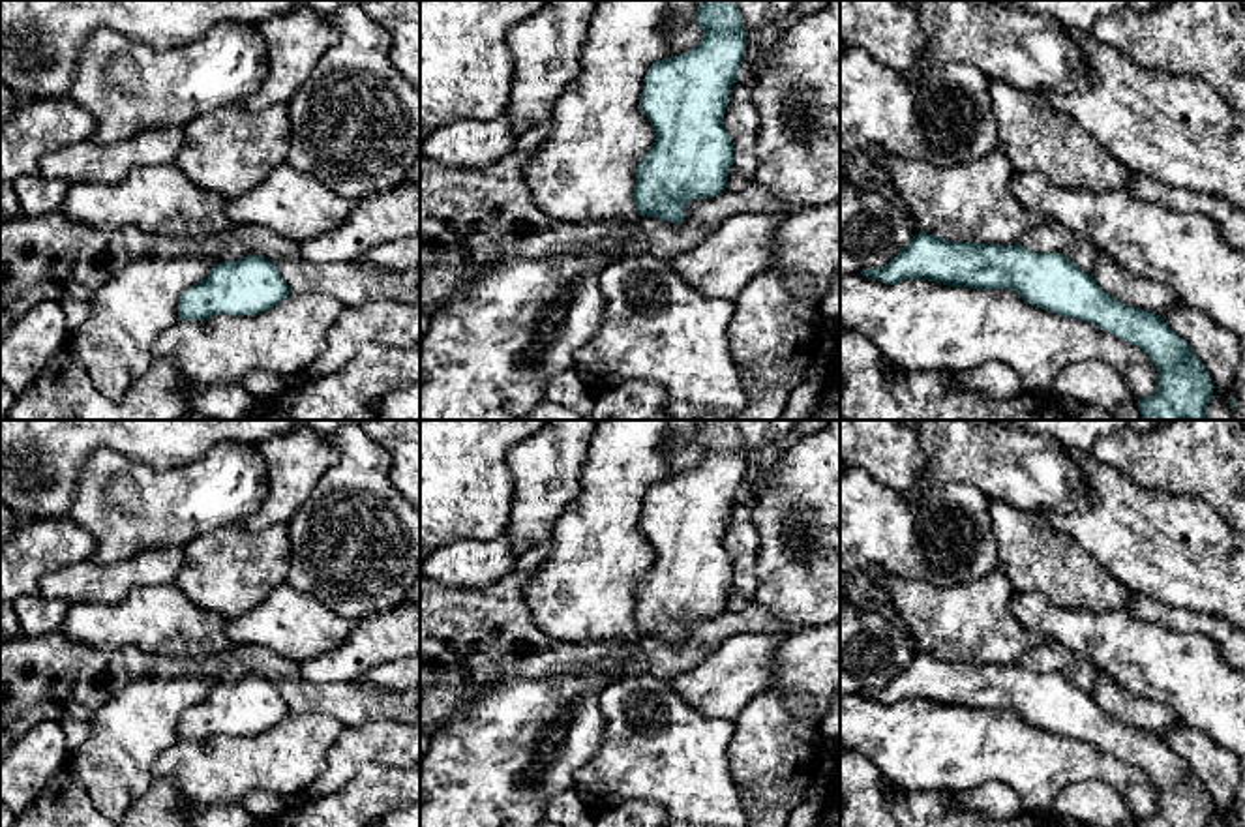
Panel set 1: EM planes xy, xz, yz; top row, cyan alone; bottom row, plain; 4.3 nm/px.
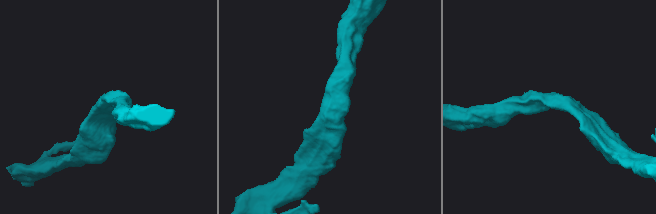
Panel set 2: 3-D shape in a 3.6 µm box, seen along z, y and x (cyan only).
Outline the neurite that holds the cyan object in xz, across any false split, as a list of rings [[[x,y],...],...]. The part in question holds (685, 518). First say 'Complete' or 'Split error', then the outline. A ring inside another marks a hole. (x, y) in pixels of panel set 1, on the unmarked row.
Complete. [[[701,420],[696,444],[703,459],[688,473],[656,480],[639,519],[641,533],[654,548],[654,563],[641,578],[634,606],[638,636],[681,643],[686,623],[714,617],[728,608],[733,563],[724,548],[724,533],[737,489],[746,473],[746,450],[731,420]]]

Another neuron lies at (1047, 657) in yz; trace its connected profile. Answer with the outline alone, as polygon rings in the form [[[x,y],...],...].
[[[1042,641],[1029,649],[1018,662],[1033,673],[1059,673],[1082,692],[1091,694],[1099,669],[1086,658],[1058,641]]]

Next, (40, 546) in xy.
[[[68,516],[24,521],[0,546],[0,600],[34,596],[45,574],[92,559],[94,534]]]

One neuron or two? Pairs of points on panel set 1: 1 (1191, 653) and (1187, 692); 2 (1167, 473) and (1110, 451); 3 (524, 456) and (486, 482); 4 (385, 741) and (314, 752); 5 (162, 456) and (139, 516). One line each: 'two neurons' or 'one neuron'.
1: one neuron
2: one neuron
3: two neurons
4: two neurons
5: two neurons

